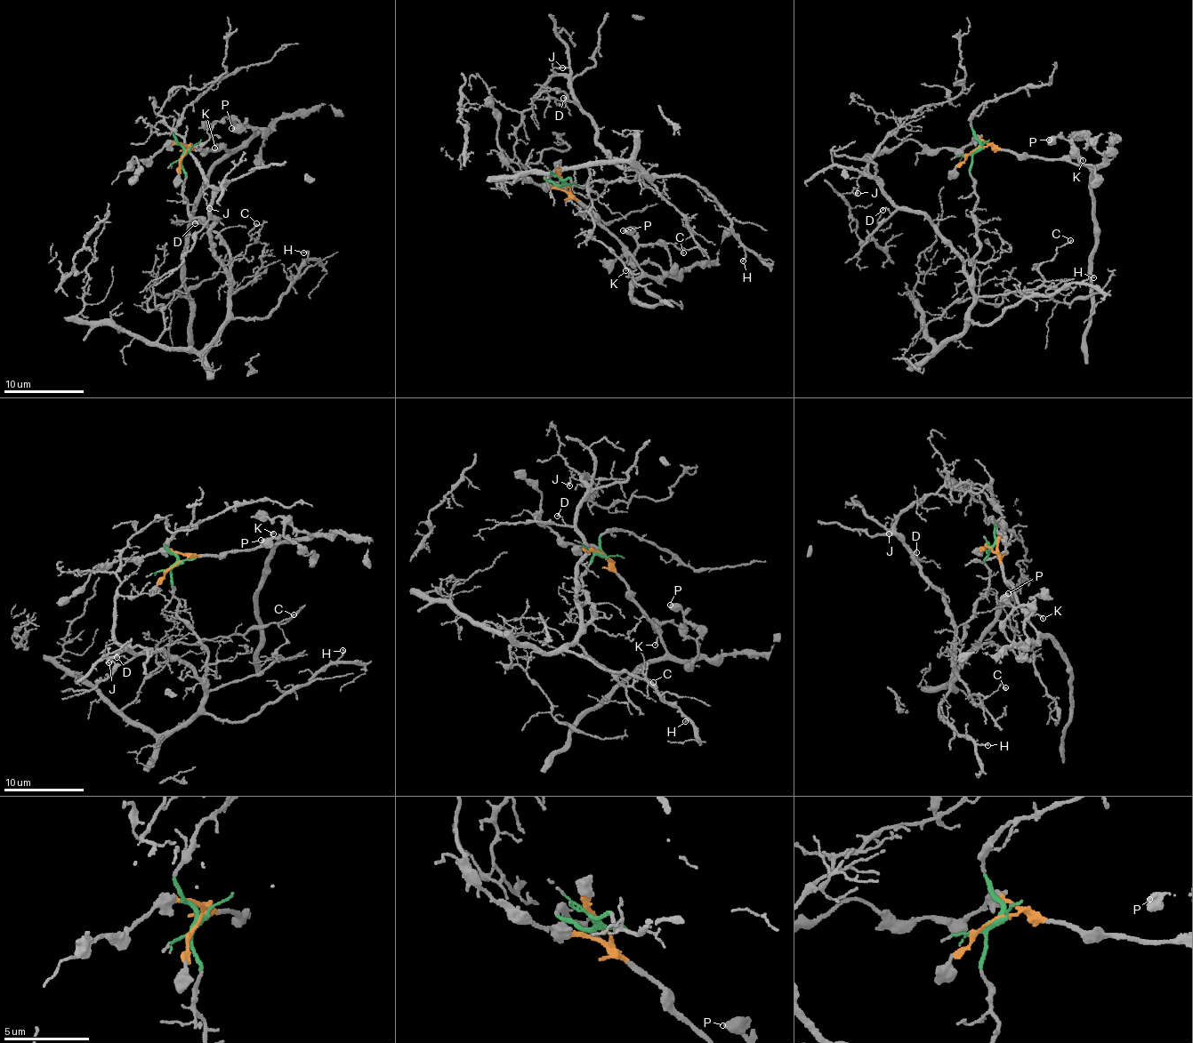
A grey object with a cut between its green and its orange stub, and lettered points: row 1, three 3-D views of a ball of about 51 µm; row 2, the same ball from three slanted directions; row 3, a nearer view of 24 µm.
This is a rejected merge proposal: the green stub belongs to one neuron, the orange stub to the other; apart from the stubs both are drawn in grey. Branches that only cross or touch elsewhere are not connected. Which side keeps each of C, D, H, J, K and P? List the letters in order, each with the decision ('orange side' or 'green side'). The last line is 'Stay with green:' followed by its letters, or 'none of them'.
C: green side
D: green side
H: green side
J: green side
K: orange side
P: orange side
Stay with green: C, D, H, J

